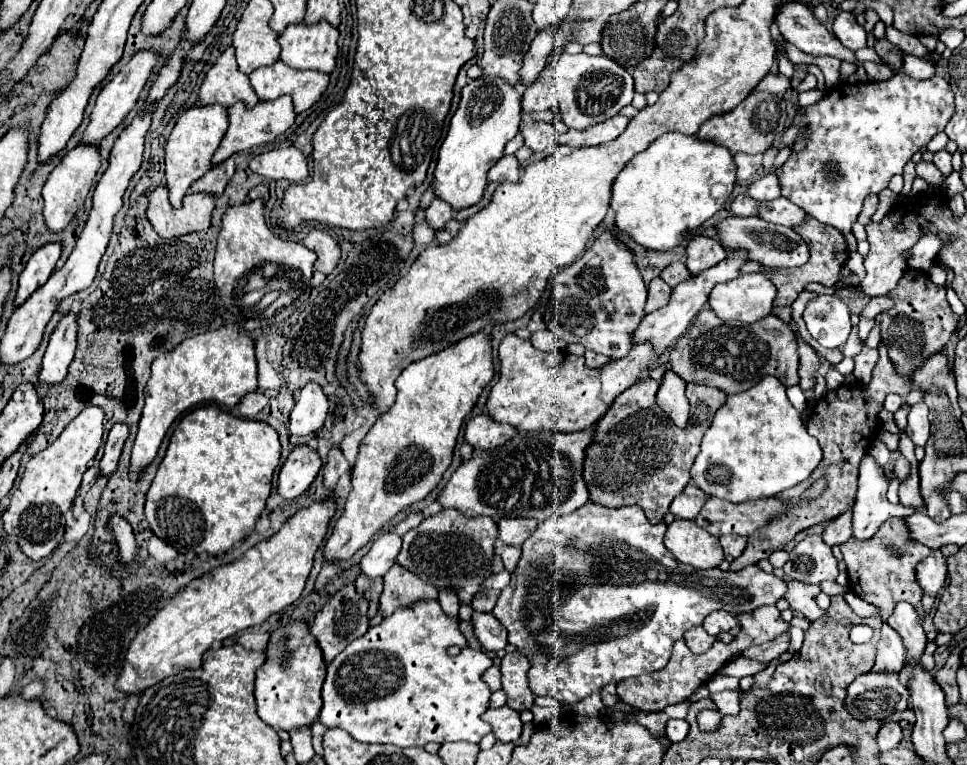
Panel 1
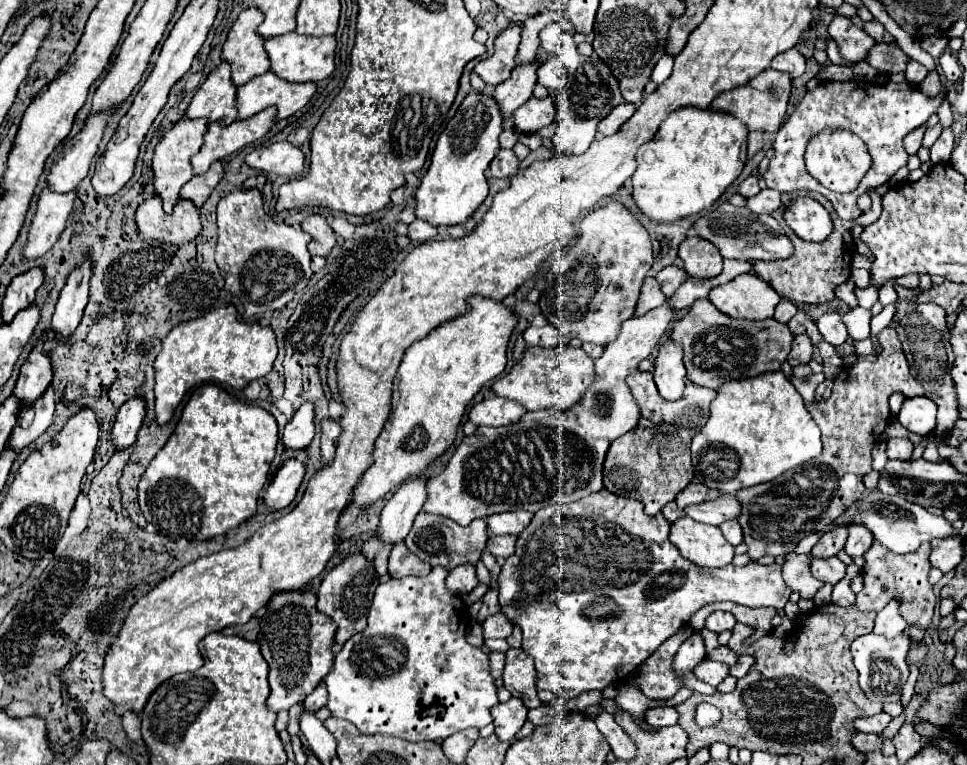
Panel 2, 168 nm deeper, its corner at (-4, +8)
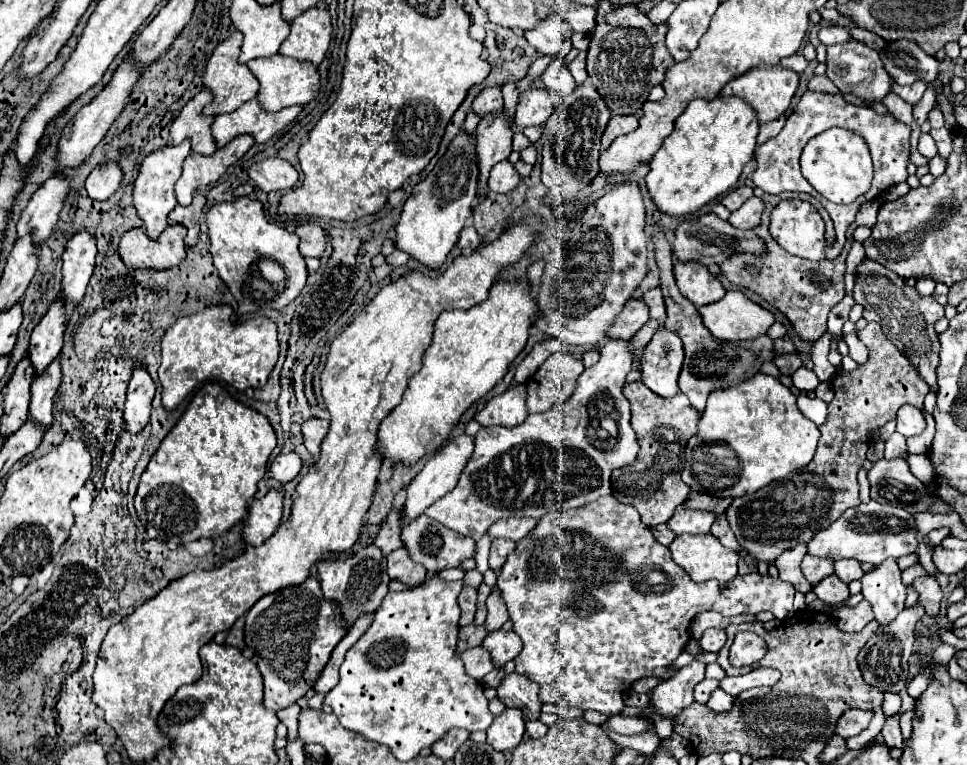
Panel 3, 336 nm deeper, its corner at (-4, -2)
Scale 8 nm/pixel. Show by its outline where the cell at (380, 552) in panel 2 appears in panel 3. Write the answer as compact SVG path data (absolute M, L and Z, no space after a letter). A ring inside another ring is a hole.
M394 509L386 523L380 527L376 539L374 539L374 545L382 549L384 555L388 555L388 551L394 551L394 549L400 549L402 547L402 539L400 539L400 527L402 527L402 519L400 519L400 509Z

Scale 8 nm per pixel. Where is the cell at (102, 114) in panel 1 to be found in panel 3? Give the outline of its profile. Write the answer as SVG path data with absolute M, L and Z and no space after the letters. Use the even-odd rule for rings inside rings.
M52 175L44 185L32 195L28 207L18 221L18 237L26 233L36 233L36 241L46 241L56 227L60 209L64 207L64 197L68 197L72 183L64 175Z

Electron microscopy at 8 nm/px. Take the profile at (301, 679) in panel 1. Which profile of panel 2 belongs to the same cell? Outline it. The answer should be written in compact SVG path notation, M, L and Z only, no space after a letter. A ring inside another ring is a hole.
M310 587L296 589L296 591L282 591L270 597L266 611L260 617L260 633L258 633L258 645L260 651L270 667L268 681L270 681L270 697L266 701L270 711L282 711L290 709L296 703L302 703L310 691L328 675L328 671L334 665L334 653L332 653L332 643L334 643L334 633L336 633L336 623L328 619L328 615L320 613L316 609L316 593Z

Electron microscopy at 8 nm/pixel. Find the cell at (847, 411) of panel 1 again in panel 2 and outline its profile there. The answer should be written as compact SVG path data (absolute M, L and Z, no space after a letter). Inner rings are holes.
M886 327L878 333L878 341L884 349L875 360L860 357L856 364L848 367L848 371L840 371L836 375L828 401L806 403L808 413L822 431L822 455L802 467L786 471L786 475L780 475L774 481L746 487L736 493L742 507L738 523L752 561L762 555L776 557L790 553L798 541L806 537L806 533L826 531L824 527L832 525L852 503L856 503L856 499L864 493L862 477L872 471L870 451L882 437L890 419L890 395L902 393L904 397L916 397L926 393L910 375L906 355L894 330Z

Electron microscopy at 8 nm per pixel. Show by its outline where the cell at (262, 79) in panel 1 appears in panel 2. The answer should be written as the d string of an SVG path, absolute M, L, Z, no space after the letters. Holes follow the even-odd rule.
M268 71L266 75L252 79L252 83L238 87L236 121L248 119L266 107L276 107L278 111L276 121L288 119L310 101L314 91L316 91L314 83L284 83L282 79L276 79L276 75Z

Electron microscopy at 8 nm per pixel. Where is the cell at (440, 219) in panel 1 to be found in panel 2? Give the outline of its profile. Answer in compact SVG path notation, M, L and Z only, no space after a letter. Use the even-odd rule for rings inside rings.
M416 219L416 221L412 221L412 223L408 225L408 233L406 233L406 237L408 237L410 241L420 241L420 243L424 243L424 241L432 239L436 233L438 233L436 227L428 225L426 221Z

